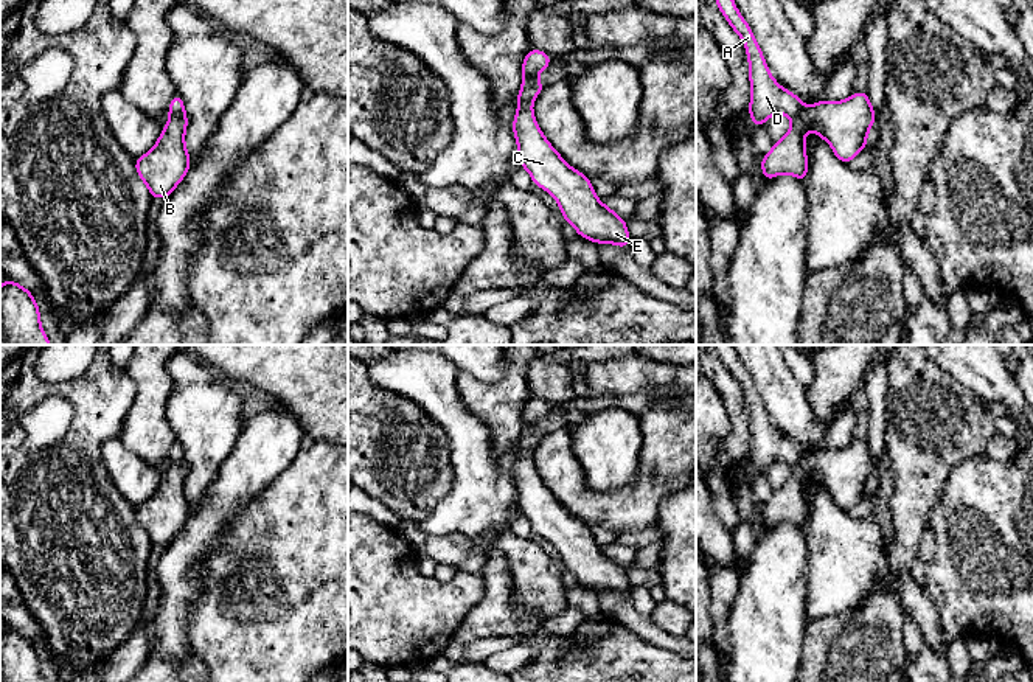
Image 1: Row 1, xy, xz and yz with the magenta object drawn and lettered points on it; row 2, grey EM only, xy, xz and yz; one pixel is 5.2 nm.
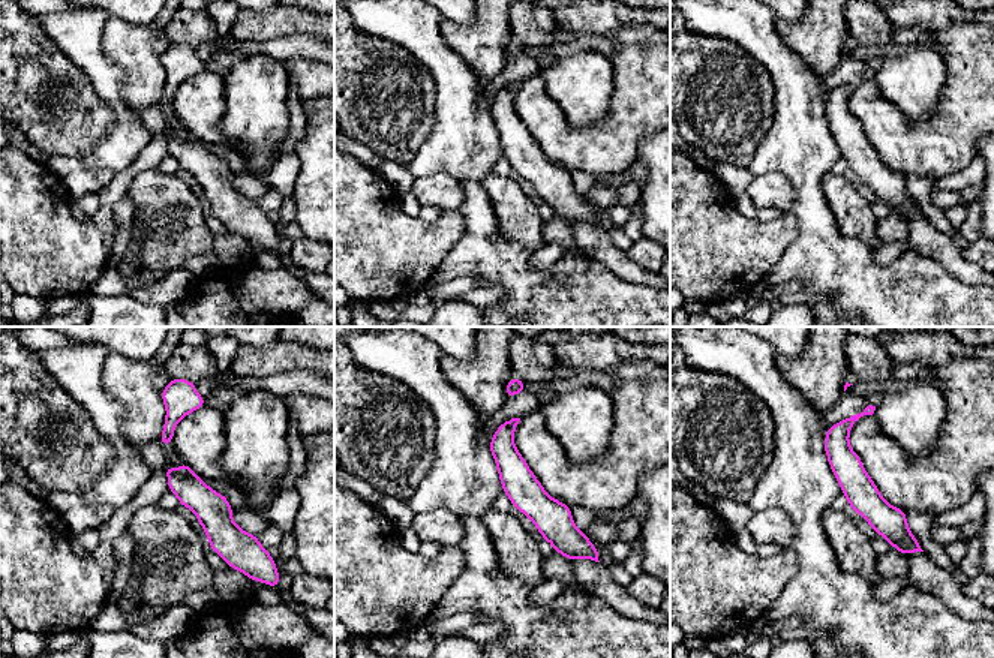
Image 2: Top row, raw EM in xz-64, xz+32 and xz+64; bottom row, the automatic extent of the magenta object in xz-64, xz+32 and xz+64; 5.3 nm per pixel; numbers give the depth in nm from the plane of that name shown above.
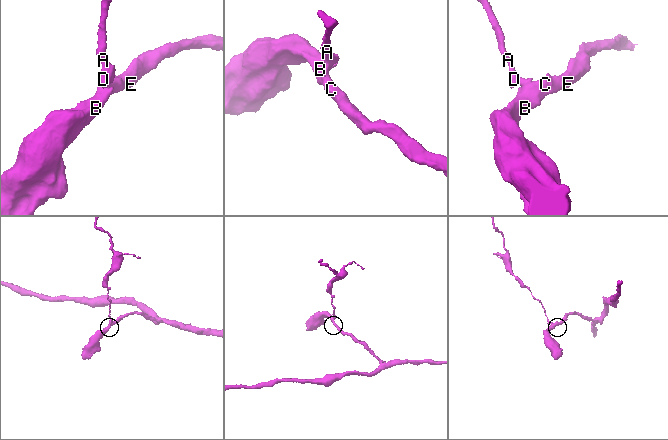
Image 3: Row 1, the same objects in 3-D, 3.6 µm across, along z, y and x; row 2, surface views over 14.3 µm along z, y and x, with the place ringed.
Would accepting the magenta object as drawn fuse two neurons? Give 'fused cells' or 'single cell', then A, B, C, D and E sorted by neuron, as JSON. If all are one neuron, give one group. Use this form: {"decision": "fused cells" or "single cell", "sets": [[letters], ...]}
{"decision": "fused cells", "sets": [["A", "D"], ["B", "C", "E"]]}

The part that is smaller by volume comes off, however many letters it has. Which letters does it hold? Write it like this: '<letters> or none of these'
A, D

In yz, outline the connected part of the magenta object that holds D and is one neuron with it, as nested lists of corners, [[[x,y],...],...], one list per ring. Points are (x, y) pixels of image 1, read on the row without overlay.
[[[715,345],[715,351],[727,367],[733,379],[743,387],[750,416],[752,435],[749,463],[753,474],[764,472],[772,463],[781,461],[795,466],[805,458],[803,451],[792,440],[783,437],[770,423],[763,399],[756,391],[749,371],[739,362],[732,345]]]

